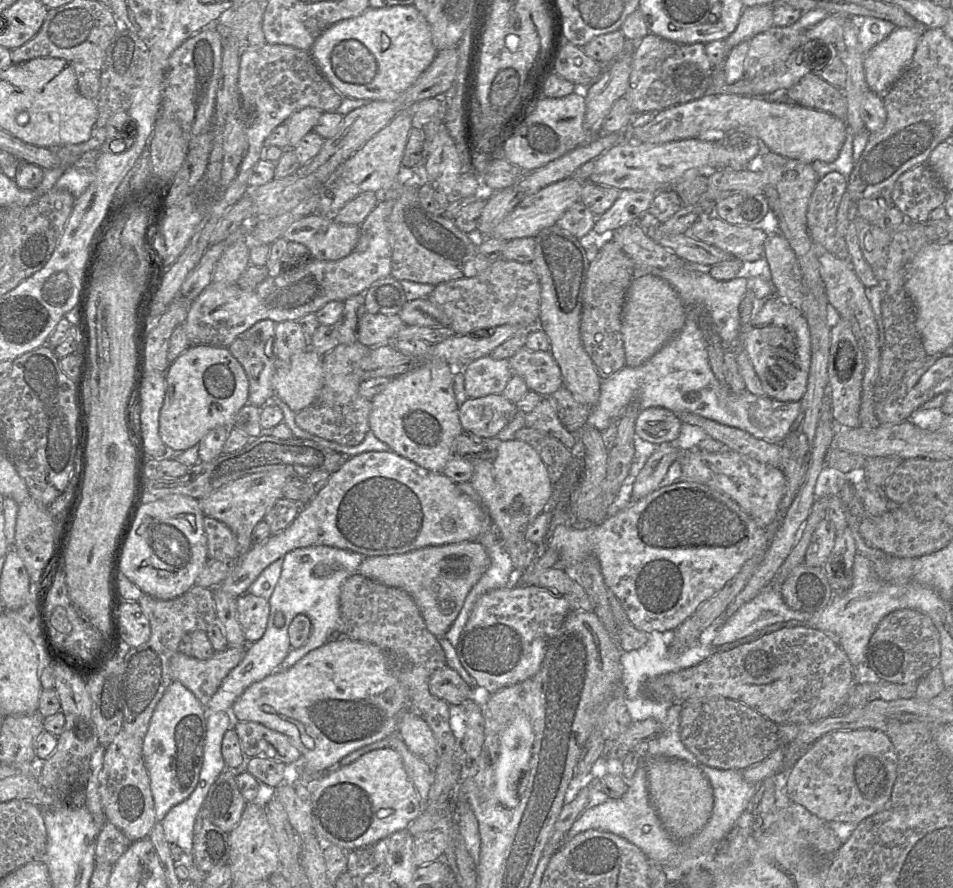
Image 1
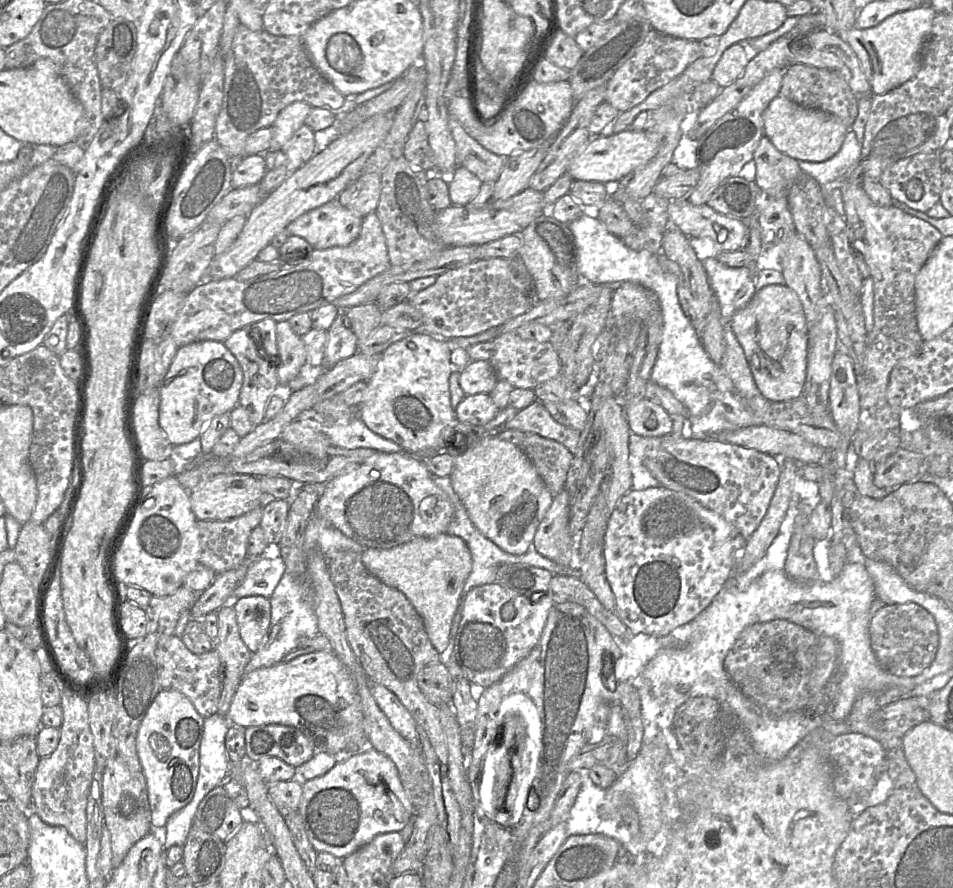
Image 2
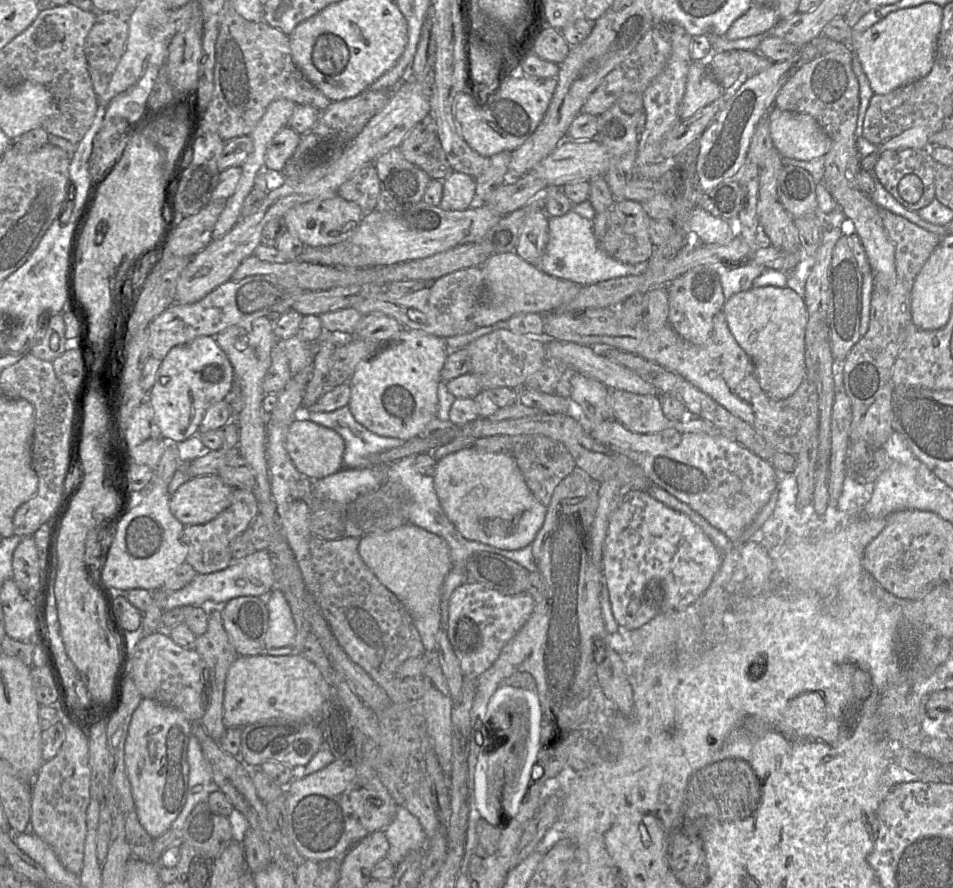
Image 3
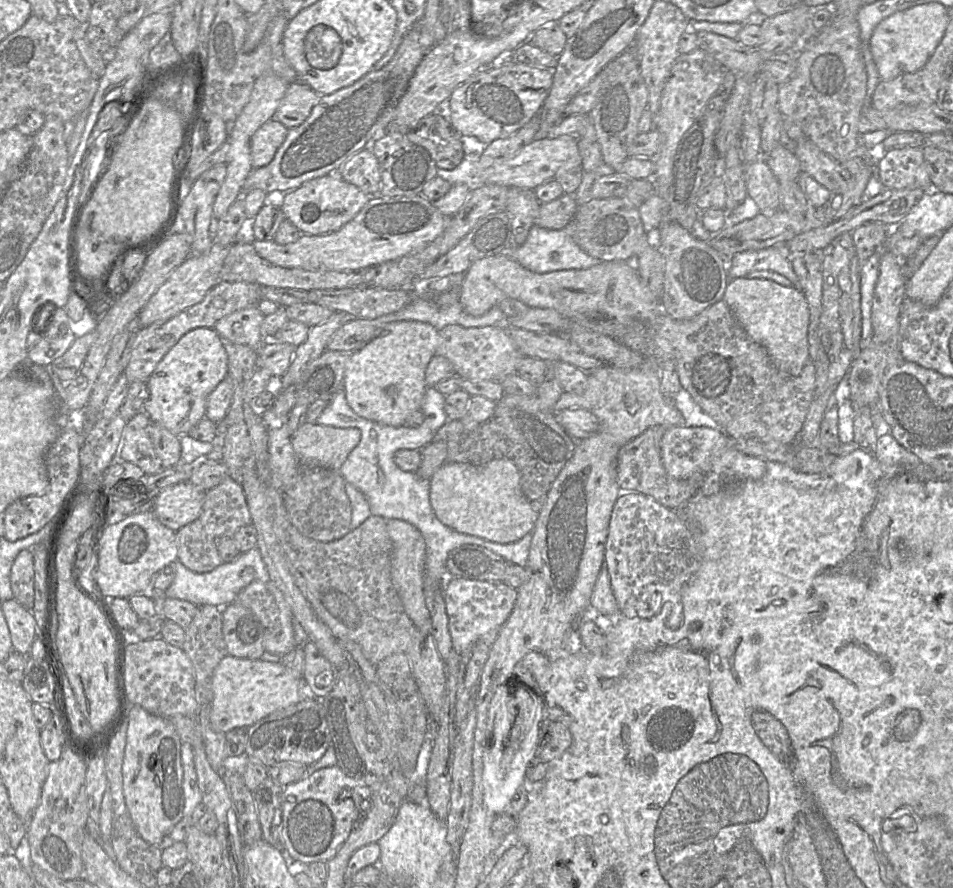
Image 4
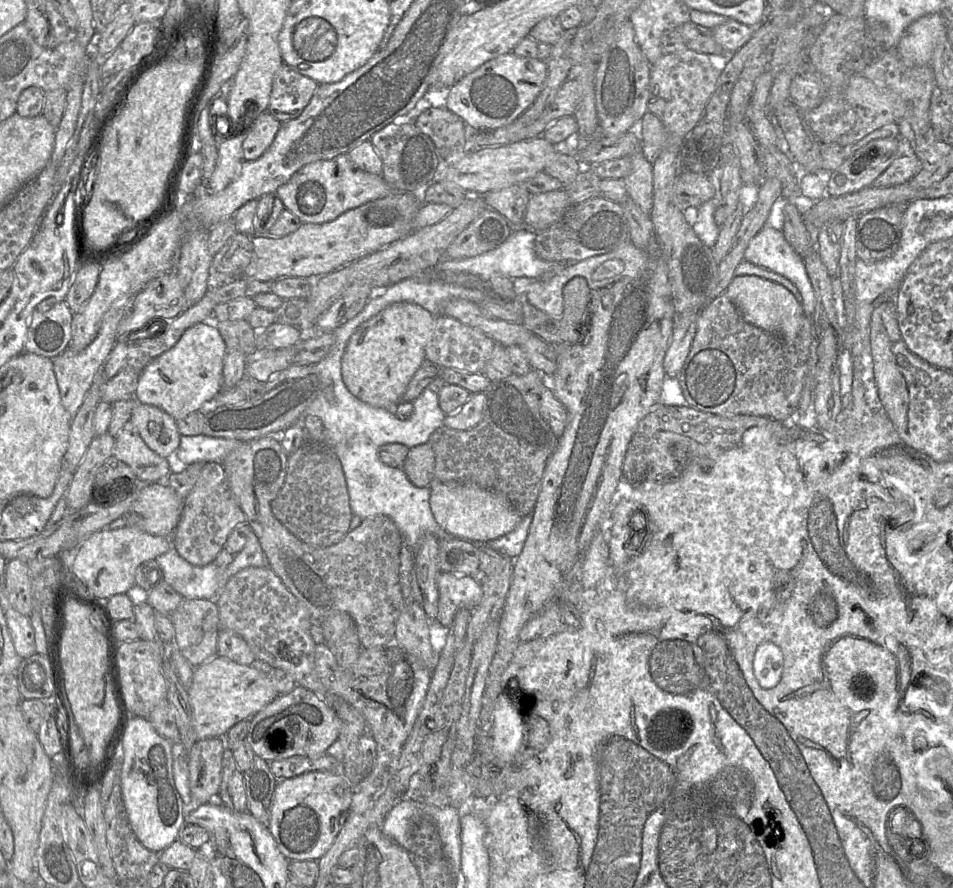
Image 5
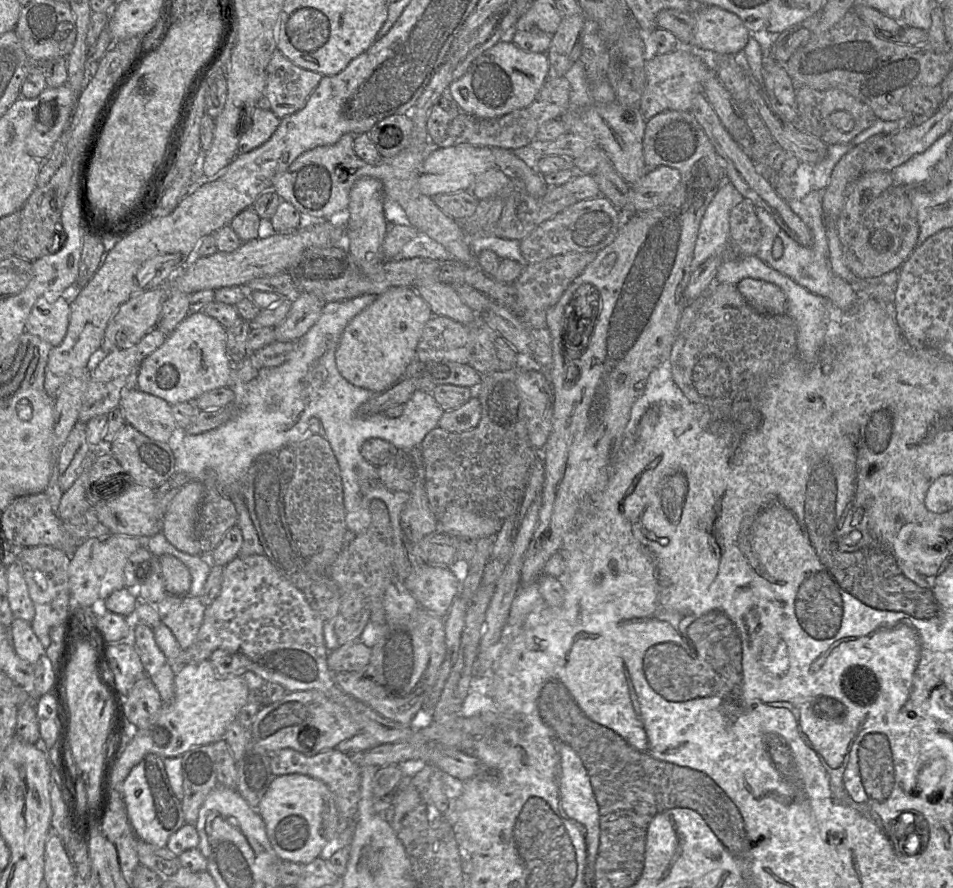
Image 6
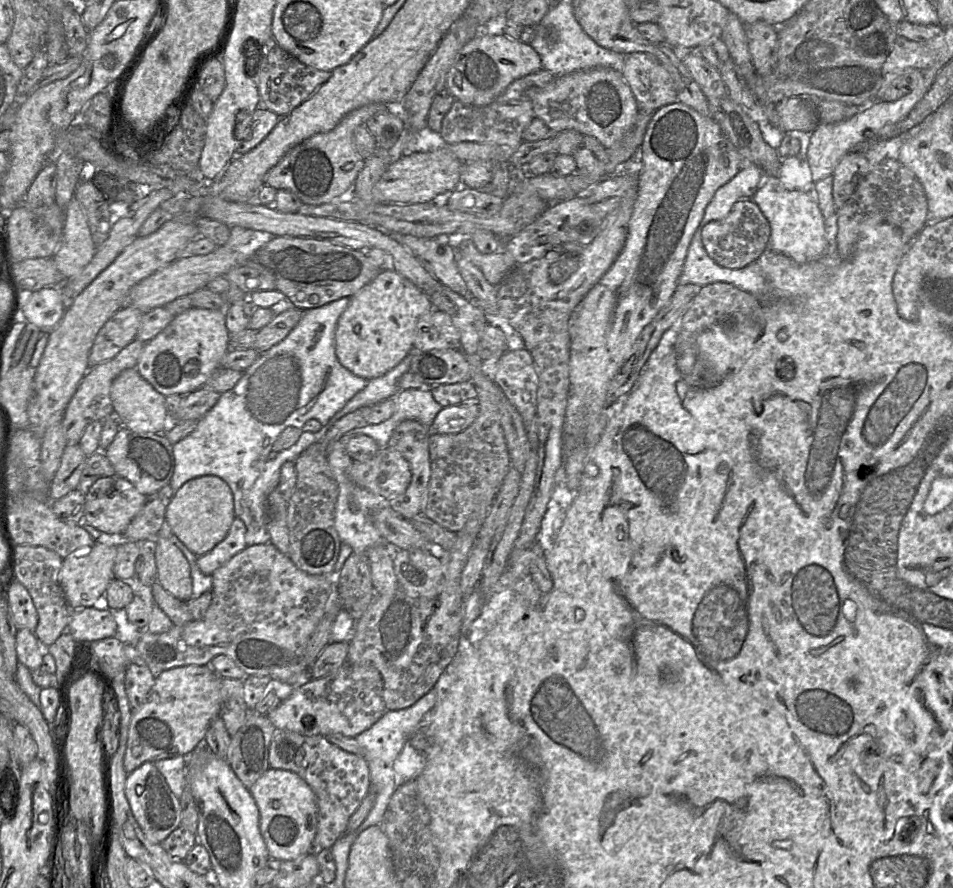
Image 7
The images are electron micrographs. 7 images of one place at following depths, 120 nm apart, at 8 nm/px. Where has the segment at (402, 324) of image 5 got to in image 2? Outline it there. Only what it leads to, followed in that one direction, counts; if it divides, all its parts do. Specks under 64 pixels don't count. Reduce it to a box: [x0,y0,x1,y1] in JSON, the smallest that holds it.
[357,333,456,455]

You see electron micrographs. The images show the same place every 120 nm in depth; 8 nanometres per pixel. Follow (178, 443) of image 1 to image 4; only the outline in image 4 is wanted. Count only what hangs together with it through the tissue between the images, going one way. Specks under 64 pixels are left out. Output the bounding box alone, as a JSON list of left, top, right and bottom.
[143,328,228,435]

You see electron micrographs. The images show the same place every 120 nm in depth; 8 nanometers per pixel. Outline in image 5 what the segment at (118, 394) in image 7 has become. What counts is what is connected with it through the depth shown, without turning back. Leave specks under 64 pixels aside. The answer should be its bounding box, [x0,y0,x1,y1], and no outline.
[130,402,180,458]

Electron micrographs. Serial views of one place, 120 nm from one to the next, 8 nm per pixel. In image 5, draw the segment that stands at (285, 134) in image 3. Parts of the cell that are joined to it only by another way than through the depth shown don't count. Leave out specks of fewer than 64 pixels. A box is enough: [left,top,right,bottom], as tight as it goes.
[242,111,281,160]

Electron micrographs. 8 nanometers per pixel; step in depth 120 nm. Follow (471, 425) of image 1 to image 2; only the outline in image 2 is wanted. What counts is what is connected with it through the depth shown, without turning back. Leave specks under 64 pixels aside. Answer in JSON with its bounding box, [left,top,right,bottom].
[455,394,499,427]

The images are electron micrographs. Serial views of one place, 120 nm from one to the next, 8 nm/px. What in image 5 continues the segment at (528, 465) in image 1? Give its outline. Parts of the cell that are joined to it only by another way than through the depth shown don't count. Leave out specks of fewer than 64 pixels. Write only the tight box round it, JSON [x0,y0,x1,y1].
[429,479,523,542]

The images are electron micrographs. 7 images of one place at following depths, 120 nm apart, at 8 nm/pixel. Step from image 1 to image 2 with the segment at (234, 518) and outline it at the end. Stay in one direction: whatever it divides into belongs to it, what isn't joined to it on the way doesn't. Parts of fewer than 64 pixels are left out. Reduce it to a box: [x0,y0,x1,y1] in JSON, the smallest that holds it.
[189,474,276,520]

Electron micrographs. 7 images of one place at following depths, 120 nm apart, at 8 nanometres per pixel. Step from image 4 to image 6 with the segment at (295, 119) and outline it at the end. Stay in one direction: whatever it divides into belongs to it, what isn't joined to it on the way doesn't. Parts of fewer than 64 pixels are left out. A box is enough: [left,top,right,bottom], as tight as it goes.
[264,50,324,119]

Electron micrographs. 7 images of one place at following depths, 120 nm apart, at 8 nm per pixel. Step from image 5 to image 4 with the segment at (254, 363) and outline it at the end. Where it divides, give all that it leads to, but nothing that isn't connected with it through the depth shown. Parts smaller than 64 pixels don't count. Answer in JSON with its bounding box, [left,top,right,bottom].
[256,341,296,377]

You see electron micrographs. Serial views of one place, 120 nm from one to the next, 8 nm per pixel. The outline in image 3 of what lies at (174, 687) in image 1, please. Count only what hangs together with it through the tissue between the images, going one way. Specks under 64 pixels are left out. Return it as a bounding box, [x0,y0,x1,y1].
[124,698,191,838]

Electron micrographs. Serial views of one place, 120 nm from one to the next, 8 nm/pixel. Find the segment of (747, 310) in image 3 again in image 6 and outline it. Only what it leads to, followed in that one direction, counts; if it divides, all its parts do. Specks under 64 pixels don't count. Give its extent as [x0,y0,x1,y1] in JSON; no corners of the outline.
[737,278,787,315]

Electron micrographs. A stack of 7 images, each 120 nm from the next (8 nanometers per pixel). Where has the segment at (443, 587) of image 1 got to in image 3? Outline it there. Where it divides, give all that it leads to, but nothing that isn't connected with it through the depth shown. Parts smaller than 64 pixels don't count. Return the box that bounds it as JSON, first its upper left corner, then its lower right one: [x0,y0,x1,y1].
[358,522,453,650]

